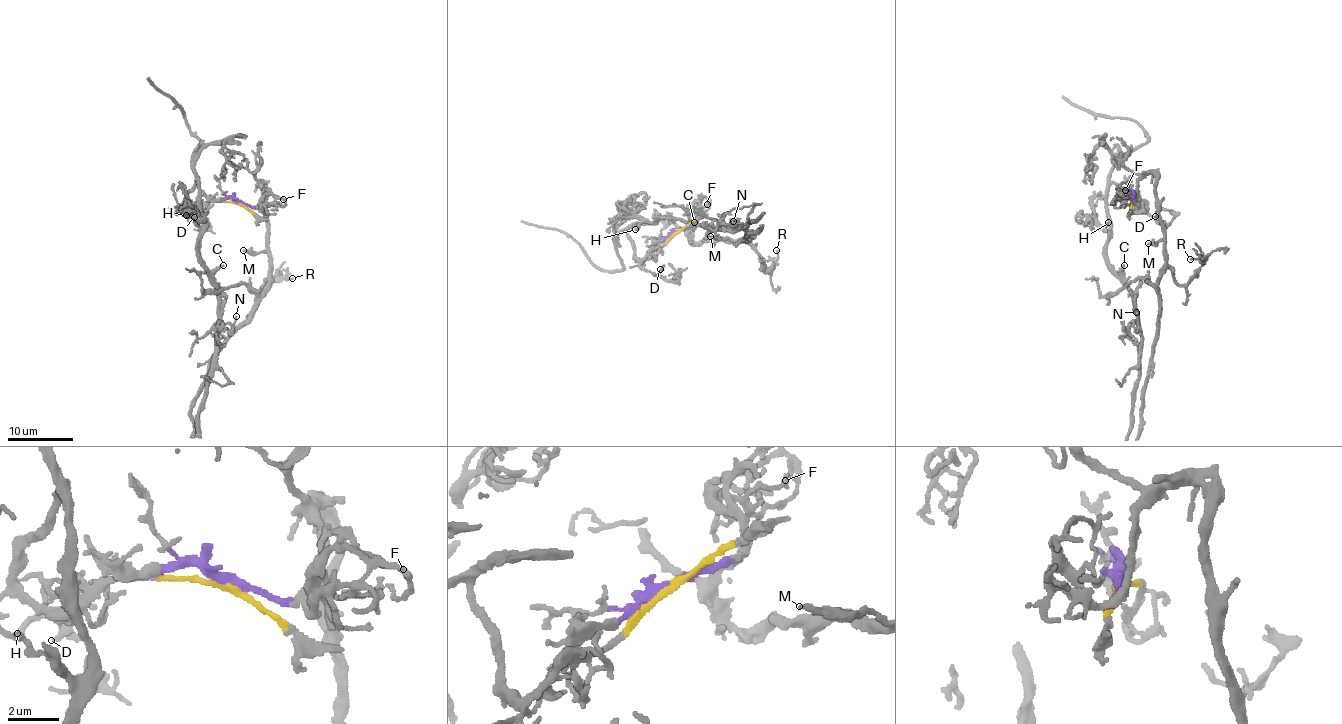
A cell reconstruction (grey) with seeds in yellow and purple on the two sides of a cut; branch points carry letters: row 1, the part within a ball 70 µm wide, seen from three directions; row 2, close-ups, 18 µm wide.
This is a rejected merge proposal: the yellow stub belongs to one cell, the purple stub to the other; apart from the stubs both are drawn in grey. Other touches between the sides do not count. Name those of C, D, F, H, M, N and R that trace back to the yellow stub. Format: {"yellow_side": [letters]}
{"yellow_side": ["C", "D", "H", "N"]}

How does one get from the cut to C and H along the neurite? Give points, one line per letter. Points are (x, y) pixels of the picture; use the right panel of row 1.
C: (1133, 199), (1144, 201), (1124, 194), (1115, 184), (1108, 187), (1107, 261), (1118, 272), (1124, 264)
H: (1133, 199), (1144, 201), (1124, 194), (1112, 184), (1107, 196), (1109, 228), (1104, 229), (1108, 223)

